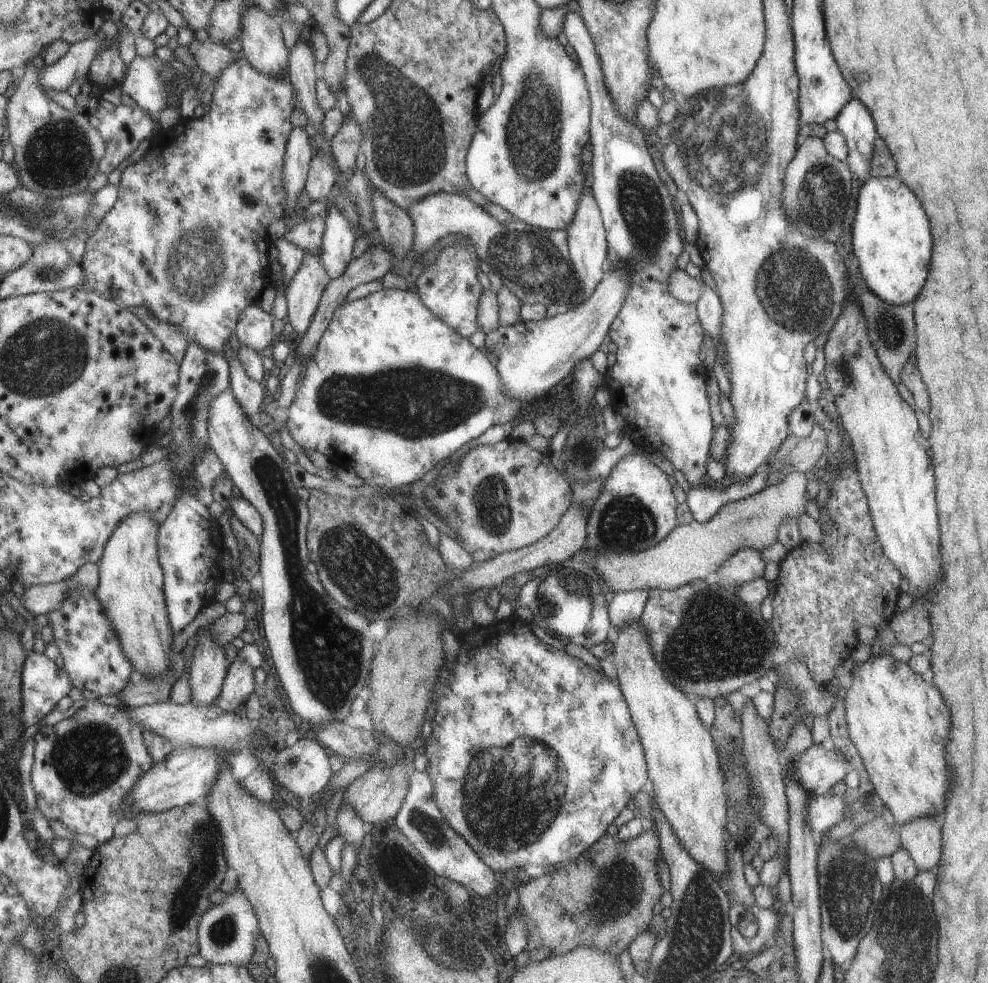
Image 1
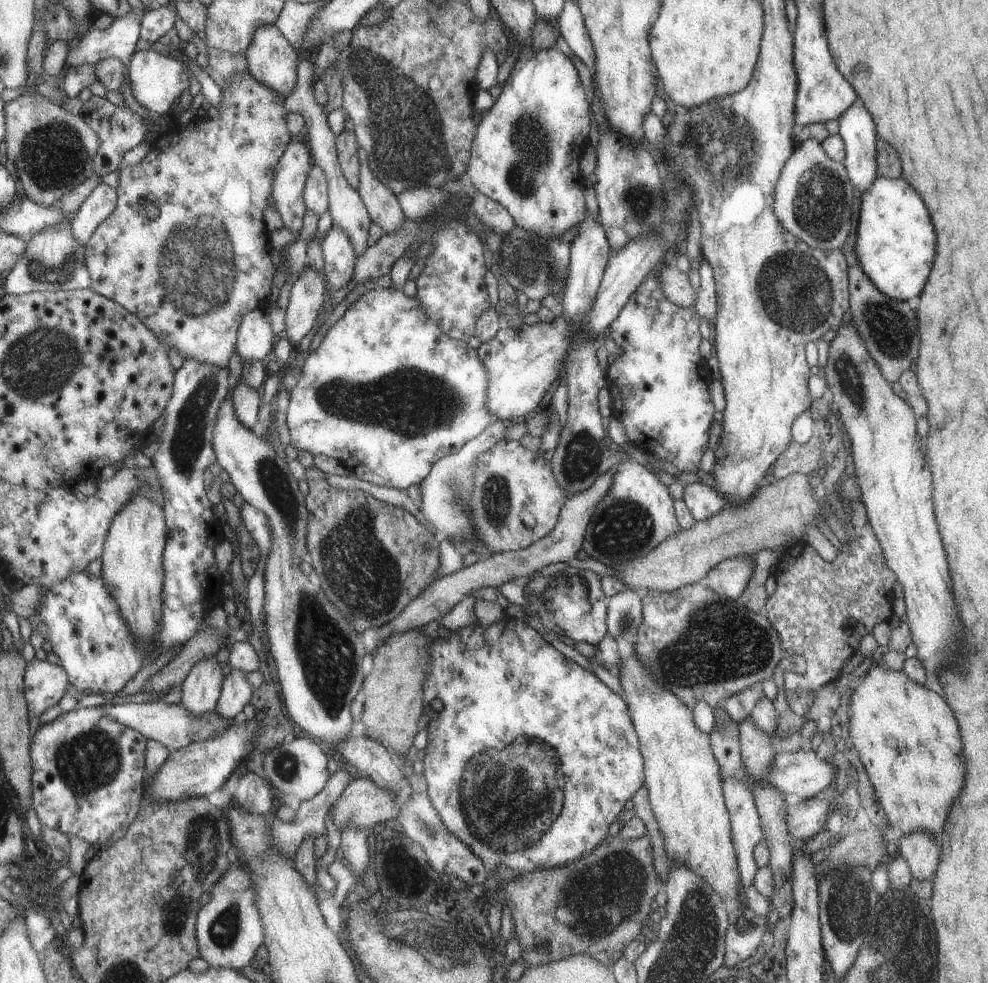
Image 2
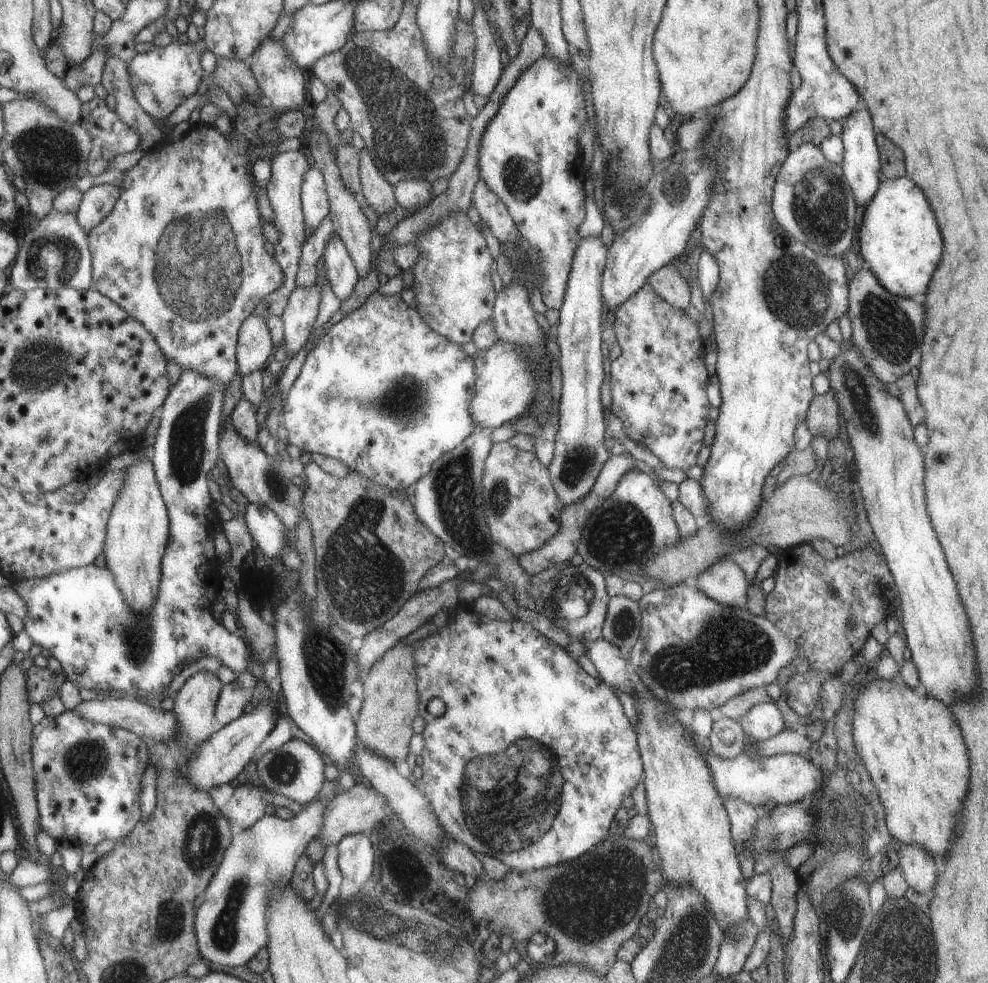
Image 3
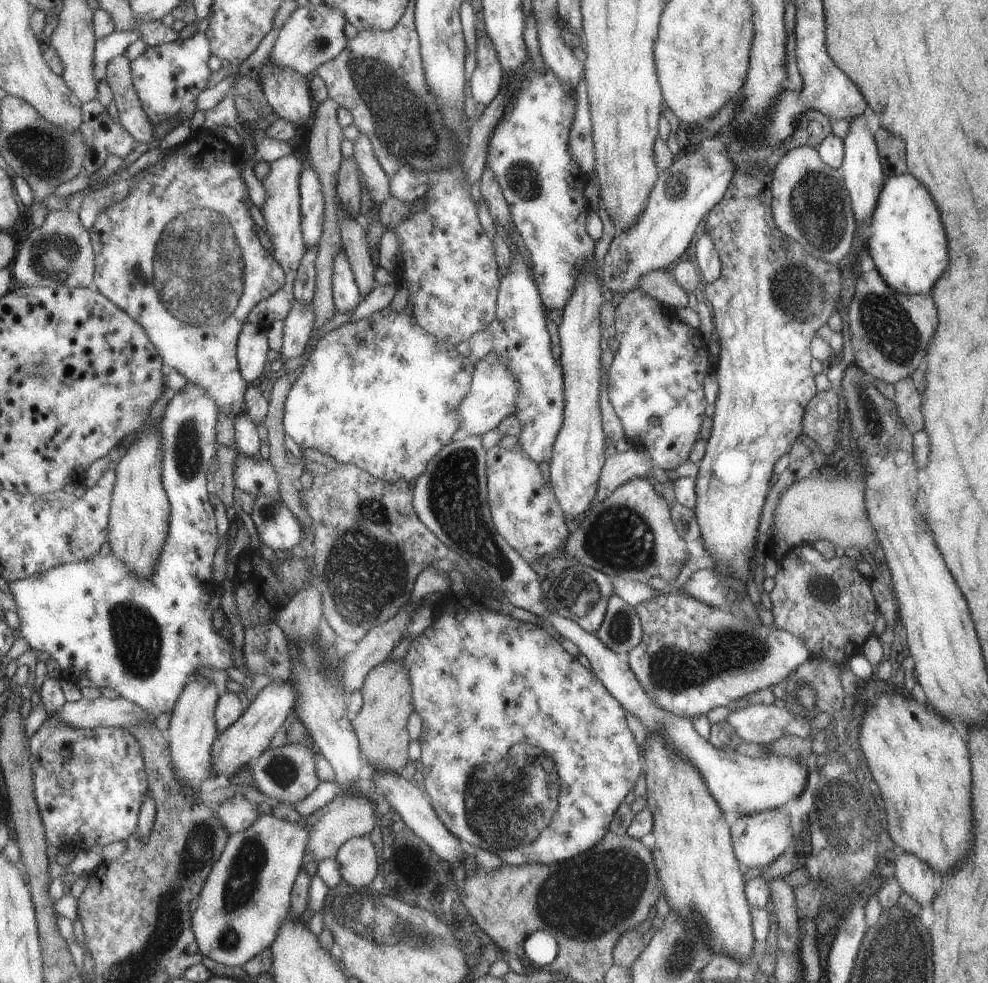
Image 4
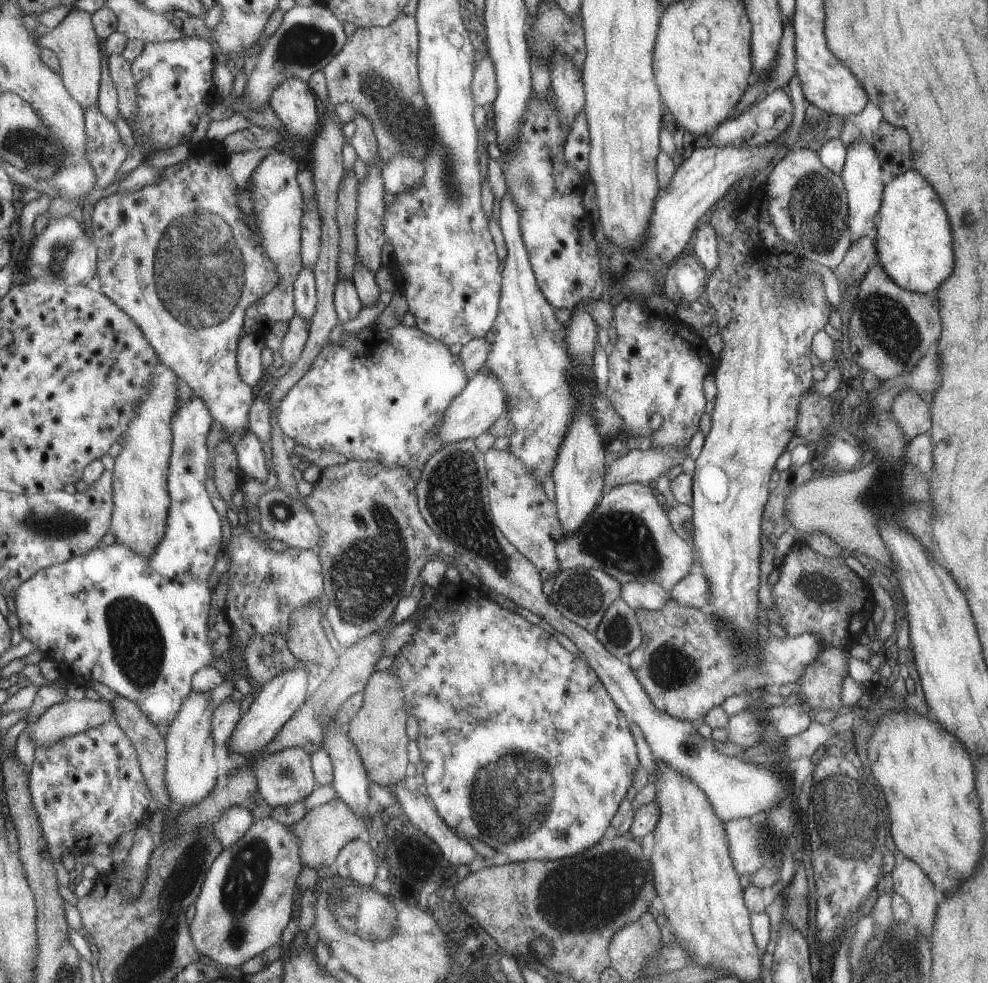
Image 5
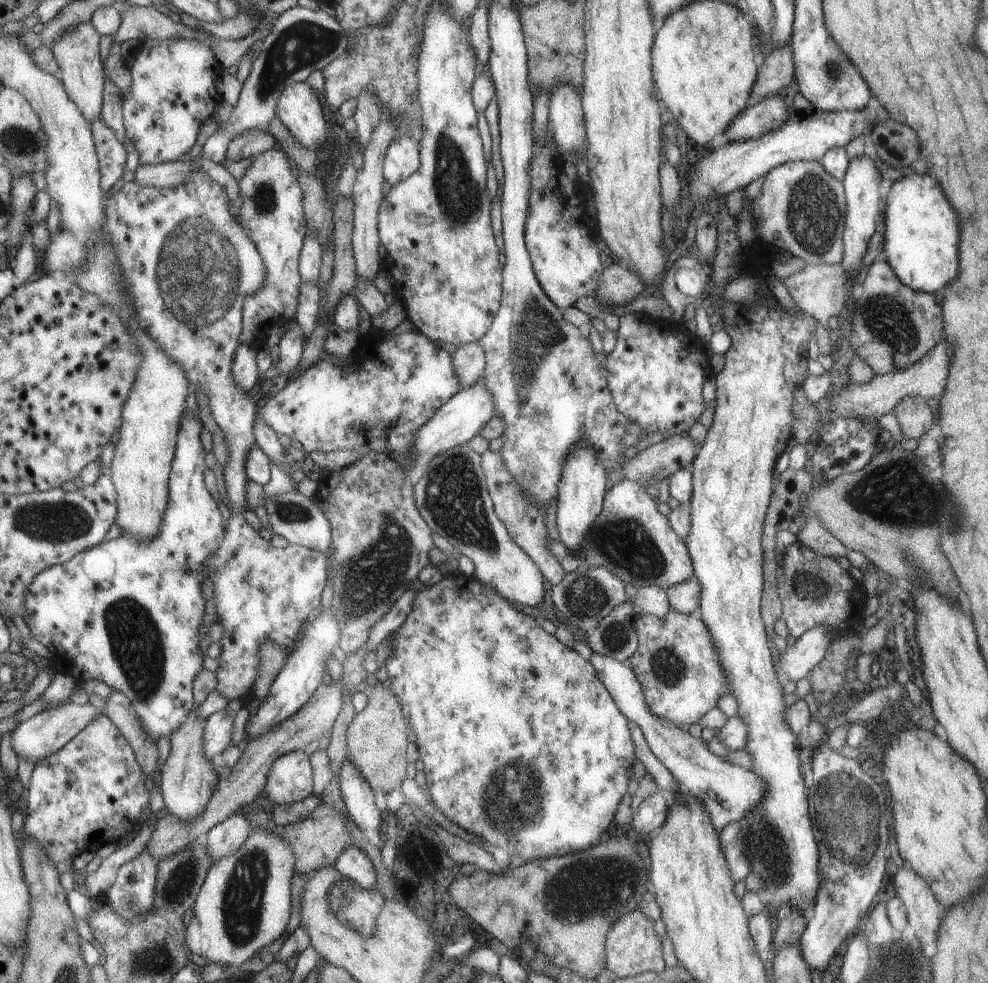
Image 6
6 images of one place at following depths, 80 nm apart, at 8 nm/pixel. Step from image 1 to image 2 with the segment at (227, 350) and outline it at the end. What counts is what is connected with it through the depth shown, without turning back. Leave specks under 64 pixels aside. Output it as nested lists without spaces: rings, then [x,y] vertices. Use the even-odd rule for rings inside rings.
[[[238,379],[231,390],[231,402],[234,406],[236,419],[246,429],[251,429],[257,420],[257,407],[261,403],[261,390],[248,387],[243,379]]]

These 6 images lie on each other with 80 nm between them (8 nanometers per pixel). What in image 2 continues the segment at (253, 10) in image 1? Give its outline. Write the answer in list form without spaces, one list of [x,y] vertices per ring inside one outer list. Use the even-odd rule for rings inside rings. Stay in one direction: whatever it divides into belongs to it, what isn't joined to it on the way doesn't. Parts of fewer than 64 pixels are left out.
[[[264,24],[253,34],[249,47],[243,56],[246,58],[246,70],[256,81],[267,85],[272,91],[286,98],[297,87],[297,60],[299,52],[293,50],[283,37],[282,32],[273,24]]]

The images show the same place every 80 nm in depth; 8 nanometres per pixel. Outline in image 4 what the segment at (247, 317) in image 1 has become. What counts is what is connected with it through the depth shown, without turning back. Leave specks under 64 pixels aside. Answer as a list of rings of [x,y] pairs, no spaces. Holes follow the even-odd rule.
[[[249,321],[243,323],[237,340],[237,359],[239,372],[247,384],[263,372],[268,350],[266,330]]]

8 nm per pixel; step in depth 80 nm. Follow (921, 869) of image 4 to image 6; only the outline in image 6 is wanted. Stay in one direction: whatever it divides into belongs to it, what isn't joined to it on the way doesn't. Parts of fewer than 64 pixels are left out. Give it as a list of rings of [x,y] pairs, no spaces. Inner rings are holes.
[[[904,862],[893,876],[892,886],[895,895],[903,903],[906,910],[906,922],[913,929],[915,941],[920,946],[927,946],[935,940],[935,932],[941,920],[943,908],[934,894],[931,894],[928,884],[908,864]]]

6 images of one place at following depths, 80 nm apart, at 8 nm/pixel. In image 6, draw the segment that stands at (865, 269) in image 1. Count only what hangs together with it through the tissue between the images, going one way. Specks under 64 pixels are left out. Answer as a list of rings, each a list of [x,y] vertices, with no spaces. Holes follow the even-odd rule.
[[[909,171],[895,179],[887,192],[882,216],[884,241],[880,257],[904,285],[919,292],[935,293],[955,280],[961,228],[953,205],[931,175]]]

